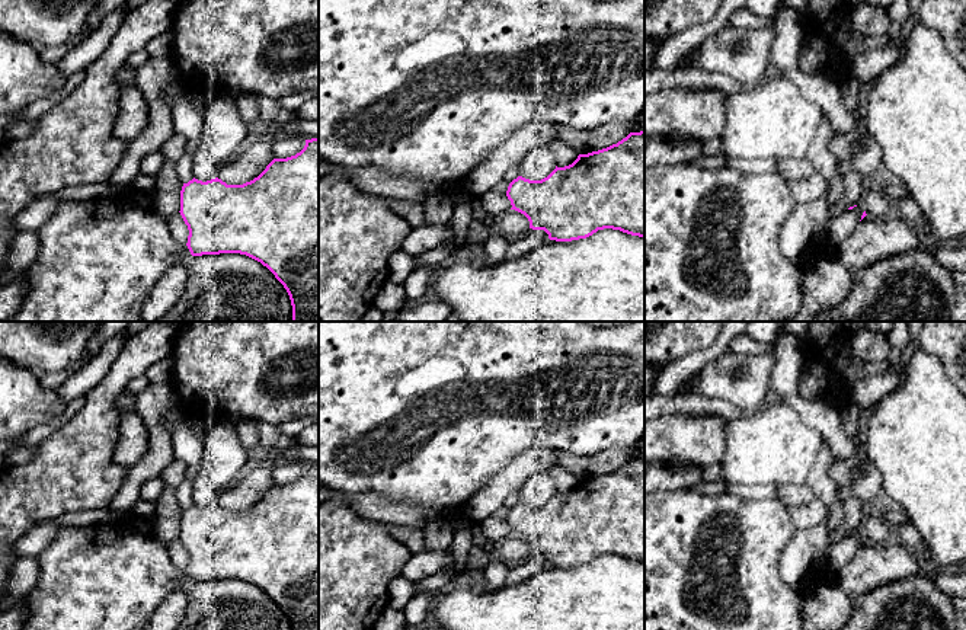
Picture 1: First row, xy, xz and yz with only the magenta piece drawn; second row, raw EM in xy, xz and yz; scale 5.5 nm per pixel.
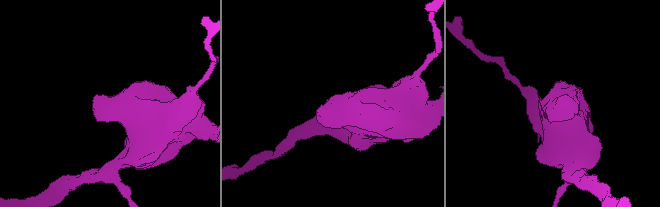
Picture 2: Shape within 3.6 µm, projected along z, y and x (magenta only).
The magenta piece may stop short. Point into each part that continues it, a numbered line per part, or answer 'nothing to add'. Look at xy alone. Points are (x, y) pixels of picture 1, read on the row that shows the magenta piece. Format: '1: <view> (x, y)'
1: xy (188, 118)

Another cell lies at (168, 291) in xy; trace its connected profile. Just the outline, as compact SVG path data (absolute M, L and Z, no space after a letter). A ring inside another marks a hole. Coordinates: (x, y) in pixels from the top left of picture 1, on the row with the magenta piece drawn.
M188 260L173 266L153 288L141 310L144 322L156 322L182 297L188 281Z

